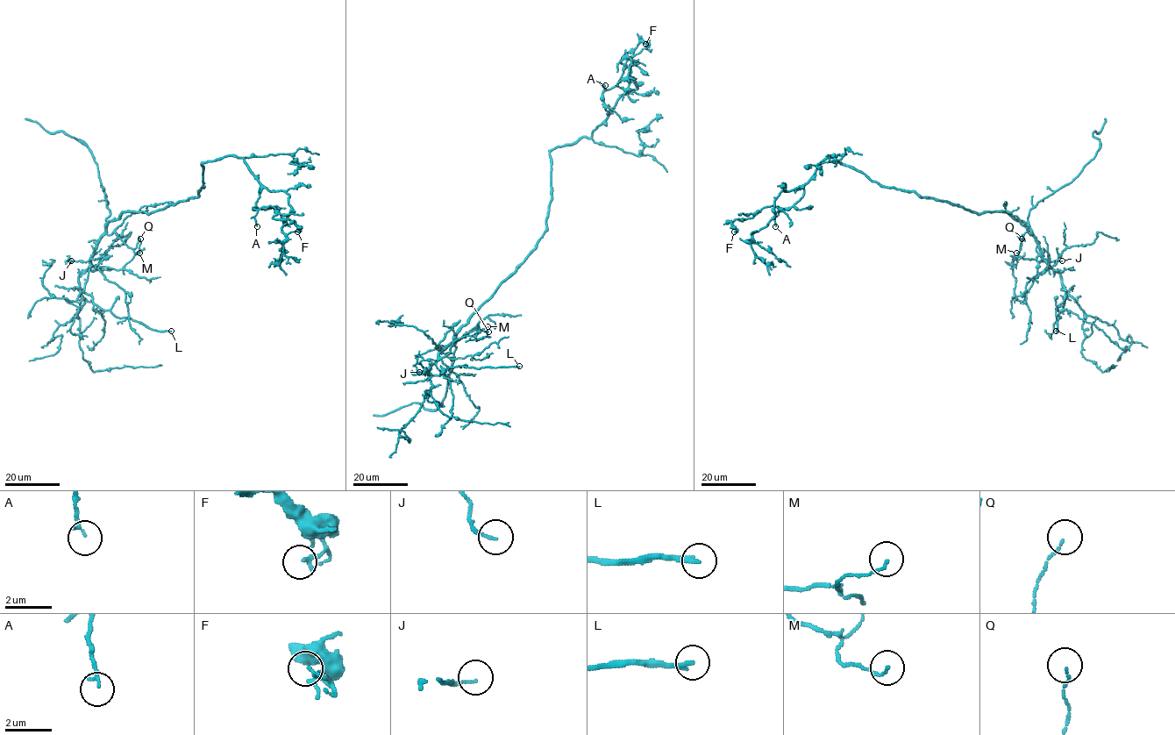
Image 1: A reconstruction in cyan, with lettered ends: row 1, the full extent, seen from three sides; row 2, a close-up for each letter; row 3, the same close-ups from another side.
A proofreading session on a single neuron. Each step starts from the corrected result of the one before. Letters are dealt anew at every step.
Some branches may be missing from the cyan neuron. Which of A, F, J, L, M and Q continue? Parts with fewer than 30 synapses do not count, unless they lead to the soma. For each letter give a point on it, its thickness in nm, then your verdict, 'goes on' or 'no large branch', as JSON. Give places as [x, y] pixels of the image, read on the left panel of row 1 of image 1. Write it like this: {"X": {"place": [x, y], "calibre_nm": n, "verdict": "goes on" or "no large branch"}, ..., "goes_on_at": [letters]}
{"A": {"place": [257, 226], "calibre_nm": 130, "verdict": "no large branch"}, "F": {"place": [297, 231], "calibre_nm": 170, "verdict": "no large branch"}, "J": {"place": [71, 260], "calibre_nm": 100, "verdict": "no large branch"}, "L": {"place": [171, 331], "calibre_nm": 220, "verdict": "no large branch"}, "M": {"place": [139, 253], "calibre_nm": 90, "verdict": "no large branch"}, "Q": {"place": [140, 239], "calibre_nm": 80, "verdict": "no large branch"}, "goes_on_at": []}

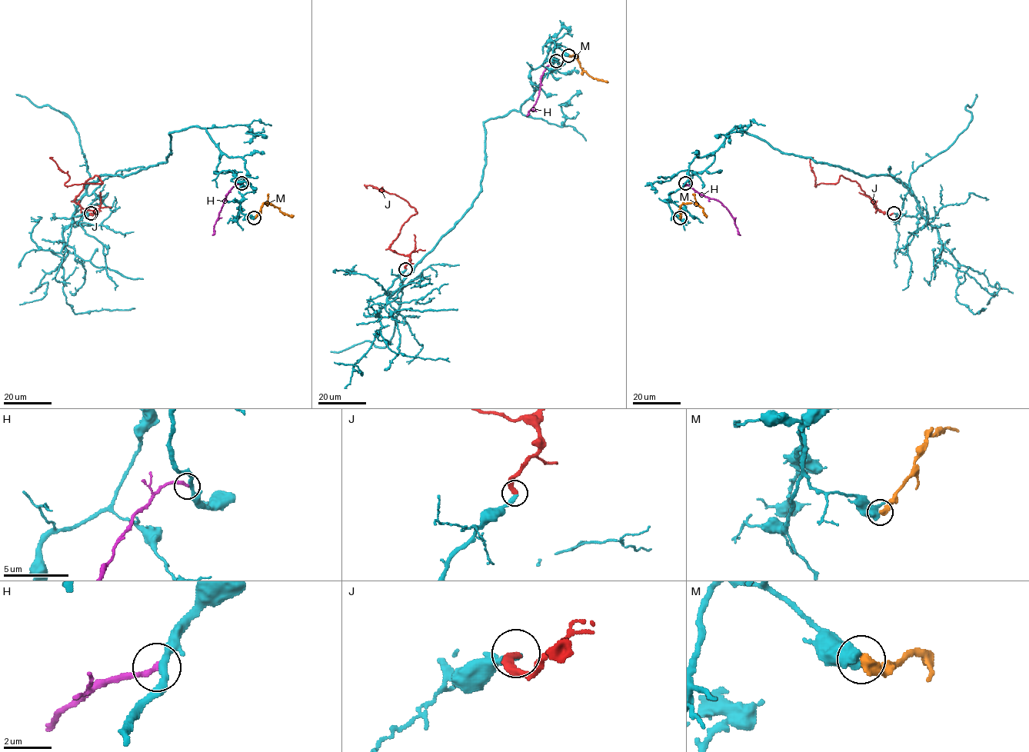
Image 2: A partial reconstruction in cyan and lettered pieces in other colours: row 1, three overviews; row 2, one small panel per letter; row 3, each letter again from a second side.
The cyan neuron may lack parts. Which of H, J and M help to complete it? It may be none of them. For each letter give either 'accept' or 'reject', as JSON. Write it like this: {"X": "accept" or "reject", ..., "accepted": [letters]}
{"H": "reject", "J": "accept", "M": "reject", "accepted": ["J"]}

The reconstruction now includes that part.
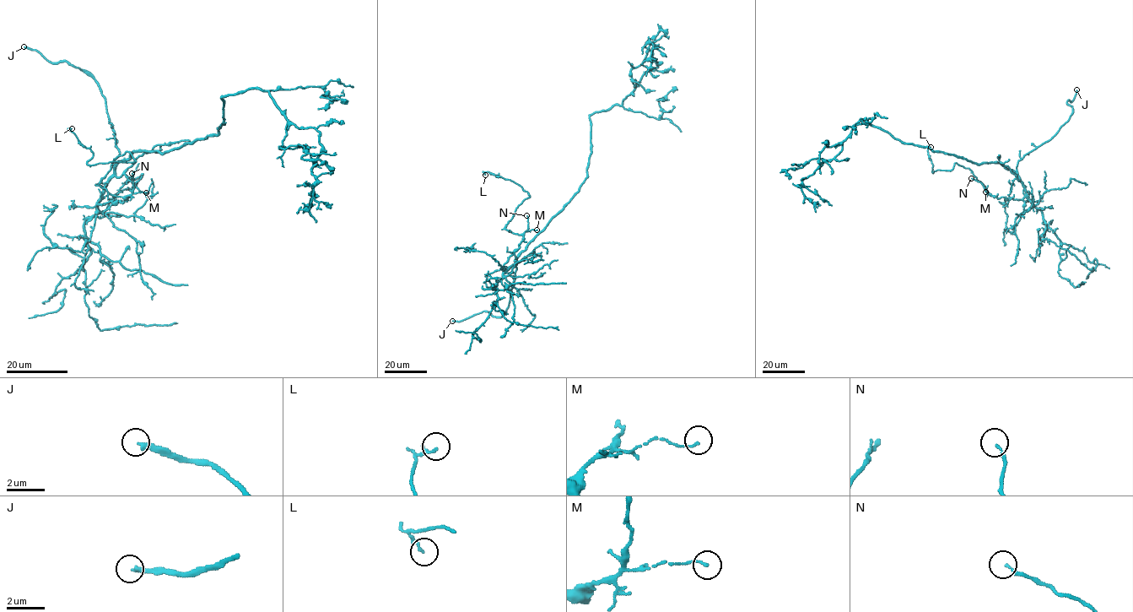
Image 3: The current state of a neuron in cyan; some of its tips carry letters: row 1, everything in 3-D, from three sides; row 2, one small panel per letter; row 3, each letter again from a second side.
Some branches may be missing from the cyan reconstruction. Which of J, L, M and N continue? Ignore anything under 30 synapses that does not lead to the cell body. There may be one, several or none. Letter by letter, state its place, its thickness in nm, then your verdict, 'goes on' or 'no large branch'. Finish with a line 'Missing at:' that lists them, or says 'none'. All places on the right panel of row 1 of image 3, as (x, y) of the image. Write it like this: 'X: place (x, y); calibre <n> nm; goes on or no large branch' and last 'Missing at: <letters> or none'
J: place (1076, 89); calibre 280 nm; goes on
L: place (930, 147); calibre 130 nm; no large branch
M: place (985, 192); calibre 100 nm; no large branch
N: place (971, 178); calibre 140 nm; no large branch
Missing at: J

